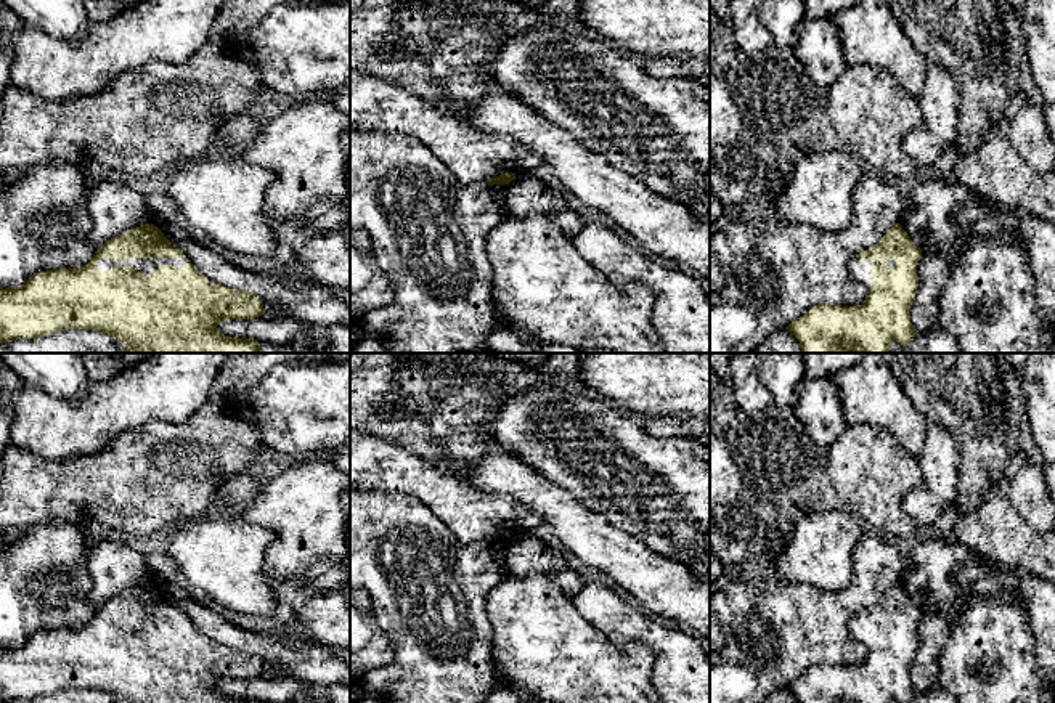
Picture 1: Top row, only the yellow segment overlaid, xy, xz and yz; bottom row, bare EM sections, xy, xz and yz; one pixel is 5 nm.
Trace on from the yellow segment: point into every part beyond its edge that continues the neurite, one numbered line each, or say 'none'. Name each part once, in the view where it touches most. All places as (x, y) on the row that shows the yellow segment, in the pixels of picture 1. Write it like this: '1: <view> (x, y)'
1: xy (146, 267)

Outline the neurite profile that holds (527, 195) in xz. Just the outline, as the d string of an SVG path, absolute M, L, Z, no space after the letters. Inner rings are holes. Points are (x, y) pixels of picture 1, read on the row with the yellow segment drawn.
M536 173L515 175L509 183L506 215L520 218L543 215L556 218L564 234L570 239L586 225Z

